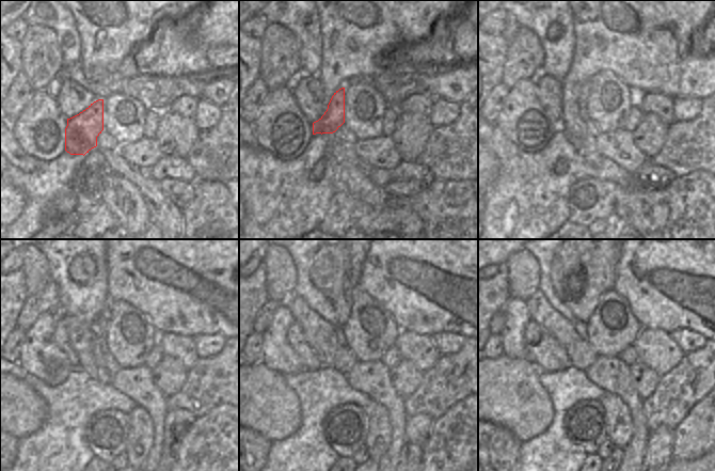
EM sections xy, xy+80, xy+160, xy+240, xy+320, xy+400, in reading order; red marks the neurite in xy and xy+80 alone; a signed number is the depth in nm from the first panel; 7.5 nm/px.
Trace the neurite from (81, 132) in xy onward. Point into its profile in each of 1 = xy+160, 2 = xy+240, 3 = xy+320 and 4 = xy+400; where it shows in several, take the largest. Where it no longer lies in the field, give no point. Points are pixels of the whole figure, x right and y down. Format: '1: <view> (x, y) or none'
1: xy+160 (585, 89)
2: xy+240 (100, 327)
3: xy+320 (328, 271)
4: xy+400 (584, 267)

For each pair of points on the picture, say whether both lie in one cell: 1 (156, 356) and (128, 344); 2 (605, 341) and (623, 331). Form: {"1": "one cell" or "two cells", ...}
{"1": "two cells", "2": "one cell"}

